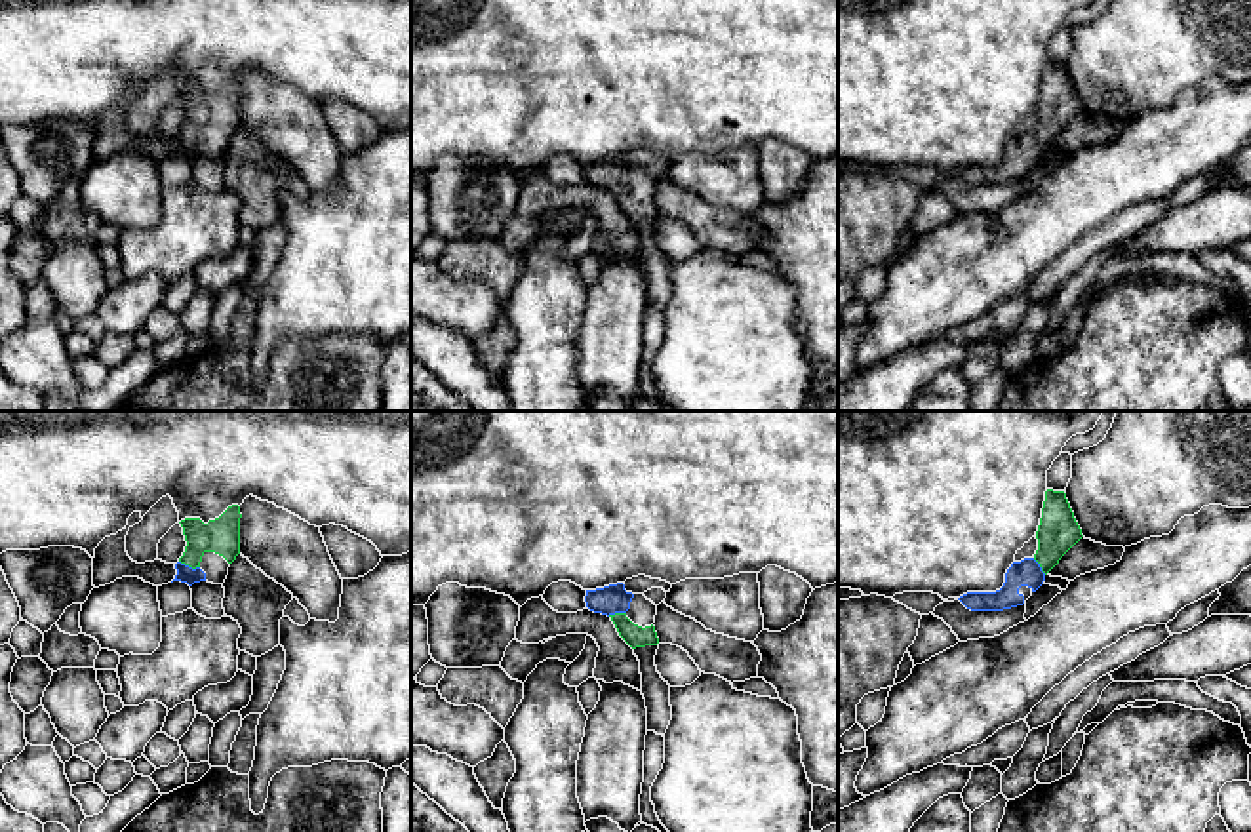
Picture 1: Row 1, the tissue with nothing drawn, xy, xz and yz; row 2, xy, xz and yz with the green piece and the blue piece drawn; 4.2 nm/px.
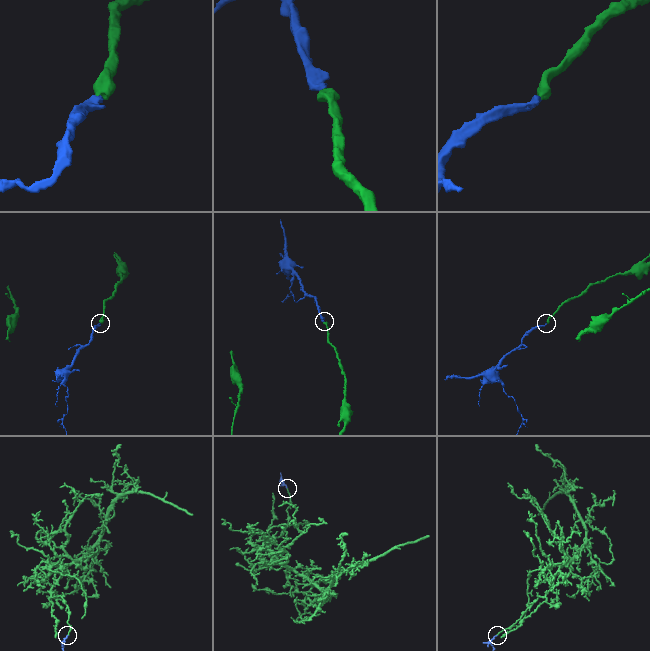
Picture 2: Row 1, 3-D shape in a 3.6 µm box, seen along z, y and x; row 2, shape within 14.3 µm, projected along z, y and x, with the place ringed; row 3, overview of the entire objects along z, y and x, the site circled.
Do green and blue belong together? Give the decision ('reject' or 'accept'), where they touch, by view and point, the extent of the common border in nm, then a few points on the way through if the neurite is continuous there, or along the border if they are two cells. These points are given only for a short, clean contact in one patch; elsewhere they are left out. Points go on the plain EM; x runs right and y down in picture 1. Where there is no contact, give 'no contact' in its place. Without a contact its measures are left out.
accept; meets green in xy at (189, 139); contact 90 nm long; runs through xy (221, 109), (210, 111), (189, 139), (185, 147)

